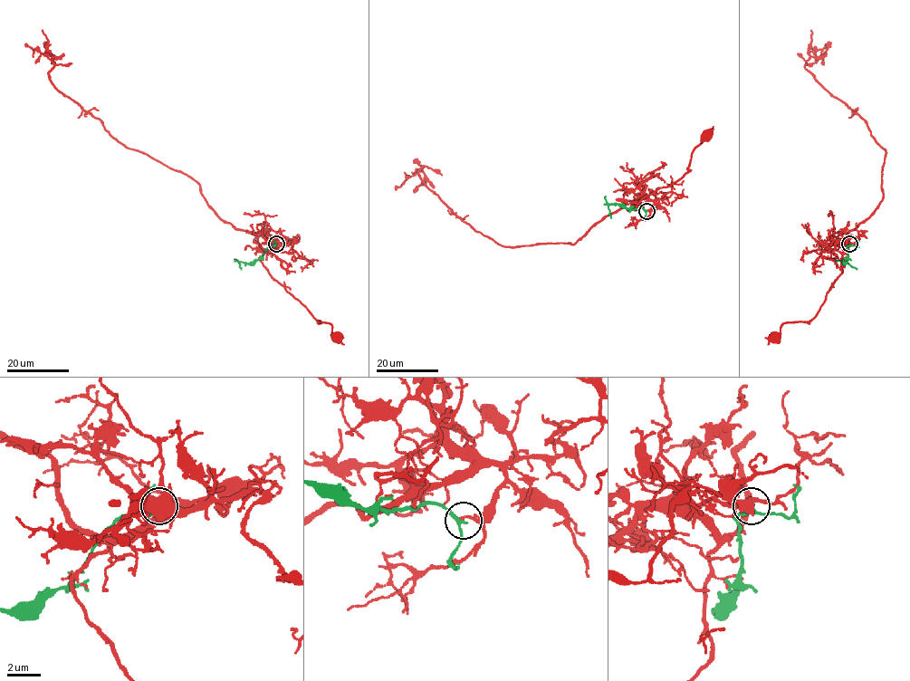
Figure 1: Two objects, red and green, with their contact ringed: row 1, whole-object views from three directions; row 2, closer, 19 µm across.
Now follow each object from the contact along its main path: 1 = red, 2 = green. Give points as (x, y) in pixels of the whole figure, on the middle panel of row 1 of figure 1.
1: (646, 211), (652, 201), (619, 208), (573, 244), (505, 246), (431, 191), (419, 177), (424, 166), (396, 190)
2: (646, 211), (608, 204), (611, 218)

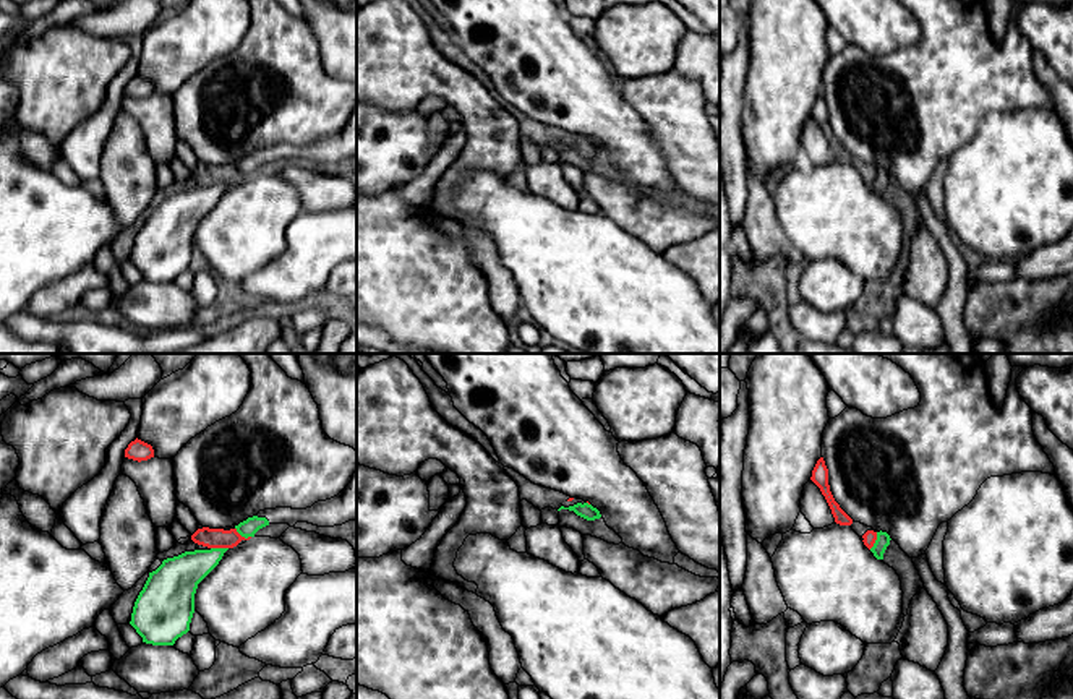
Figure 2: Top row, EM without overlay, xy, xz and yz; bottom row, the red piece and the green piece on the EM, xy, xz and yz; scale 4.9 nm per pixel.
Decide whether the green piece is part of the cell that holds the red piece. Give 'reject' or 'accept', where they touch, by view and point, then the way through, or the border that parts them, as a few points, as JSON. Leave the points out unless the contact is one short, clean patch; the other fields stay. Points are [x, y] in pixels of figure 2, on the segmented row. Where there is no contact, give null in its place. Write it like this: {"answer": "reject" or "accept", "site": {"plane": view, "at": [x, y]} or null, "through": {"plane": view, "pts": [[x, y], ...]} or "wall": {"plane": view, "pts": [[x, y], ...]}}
{"answer": "reject", "site": {"plane": "xy", "at": [240, 536]}, "wall": {"plane": "xy", "pts": [[235, 527], [242, 536], [250, 537]]}}

